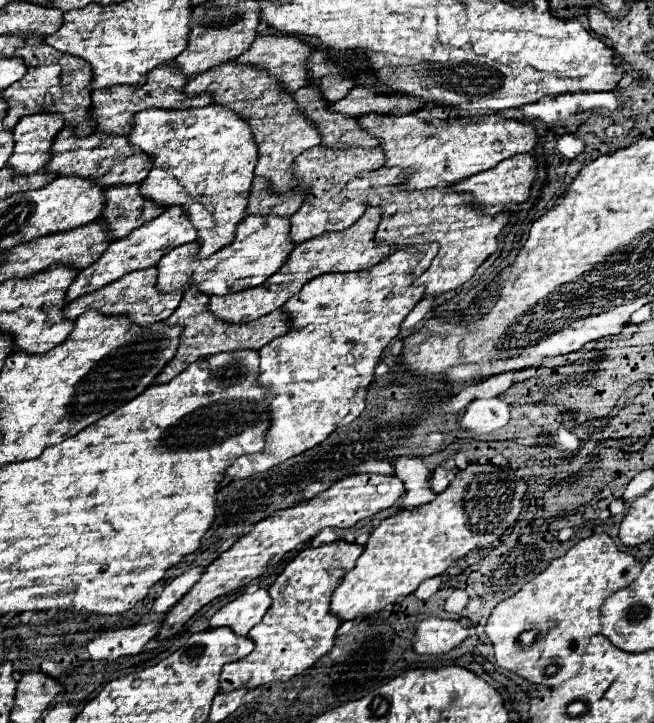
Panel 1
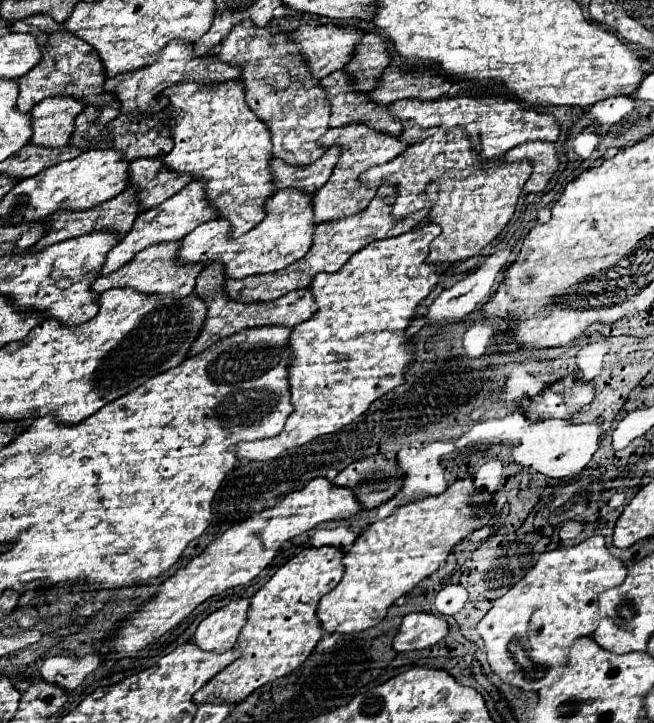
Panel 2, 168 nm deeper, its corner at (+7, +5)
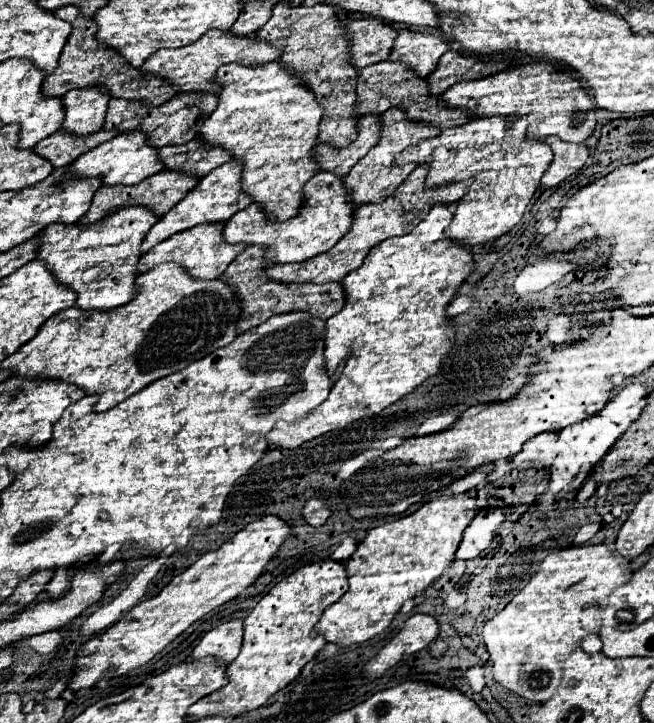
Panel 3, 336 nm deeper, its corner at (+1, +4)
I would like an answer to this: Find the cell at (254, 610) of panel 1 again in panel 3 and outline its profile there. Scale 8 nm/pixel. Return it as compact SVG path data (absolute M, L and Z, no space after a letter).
M227 620L221 626L209 630L201 638L191 658L199 660L205 656L217 656L227 664L231 664L241 650L241 640L243 640L243 620Z

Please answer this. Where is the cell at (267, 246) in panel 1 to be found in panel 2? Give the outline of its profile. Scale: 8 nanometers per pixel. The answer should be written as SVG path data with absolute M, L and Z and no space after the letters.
M281 189L267 201L267 215L261 225L253 227L245 235L233 239L229 237L231 223L223 219L213 219L209 223L199 225L181 241L179 259L185 263L199 261L217 261L225 265L227 277L247 277L259 273L271 273L285 269L287 265L301 259L313 245L313 231L317 221L313 217L313 195L299 189Z

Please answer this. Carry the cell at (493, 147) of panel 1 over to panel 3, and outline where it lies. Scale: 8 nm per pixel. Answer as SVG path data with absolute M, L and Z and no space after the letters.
M547 62L513 66L505 72L493 74L483 80L459 82L451 86L451 90L445 90L443 94L439 94L437 98L447 108L465 110L469 114L475 114L477 118L503 116L507 118L507 128L515 120L529 116L529 128L527 128L529 140L559 136L561 140L567 140L567 142L585 142L597 124L595 106L589 94L579 86L579 82L573 76L559 72L553 64L547 64Z

